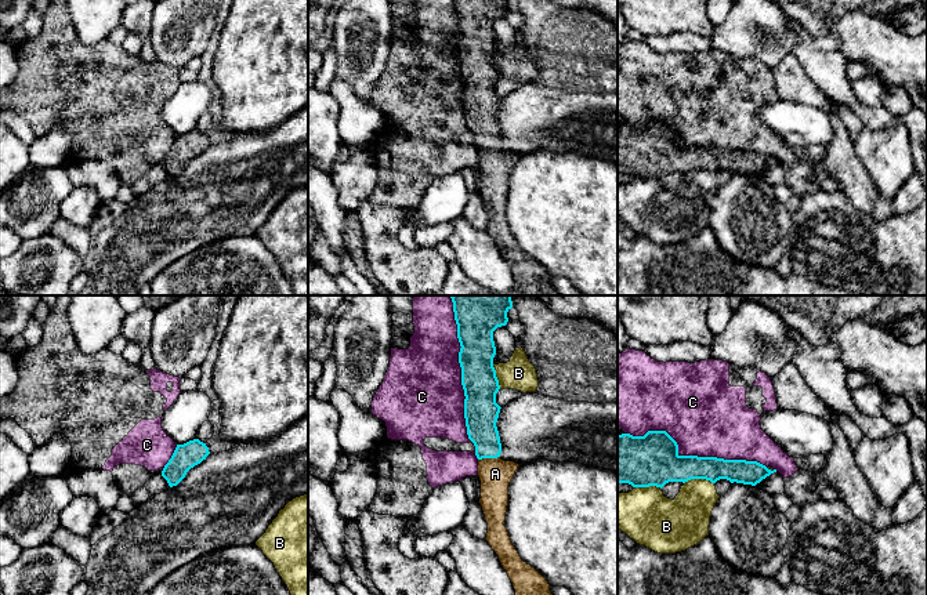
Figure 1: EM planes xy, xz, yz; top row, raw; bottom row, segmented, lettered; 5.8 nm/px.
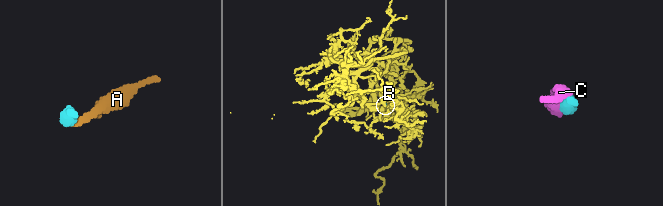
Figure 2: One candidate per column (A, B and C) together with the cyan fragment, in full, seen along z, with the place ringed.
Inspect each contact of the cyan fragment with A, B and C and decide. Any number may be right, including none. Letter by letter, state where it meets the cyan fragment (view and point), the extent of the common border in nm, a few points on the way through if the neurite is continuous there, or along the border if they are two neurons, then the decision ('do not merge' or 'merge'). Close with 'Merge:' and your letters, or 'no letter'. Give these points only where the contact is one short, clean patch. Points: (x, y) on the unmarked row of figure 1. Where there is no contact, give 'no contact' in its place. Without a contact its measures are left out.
A: meets cyan in xz at (488, 148); contact 130 nm long; runs through xz (481, 106), (488, 148), (495, 164); merge
B: meets cyan in yz at (698, 169); contact 180 nm long; do not merge
C: meets cyan in yz at (691, 147); contact 850 nm long; do not merge
Merge: A

